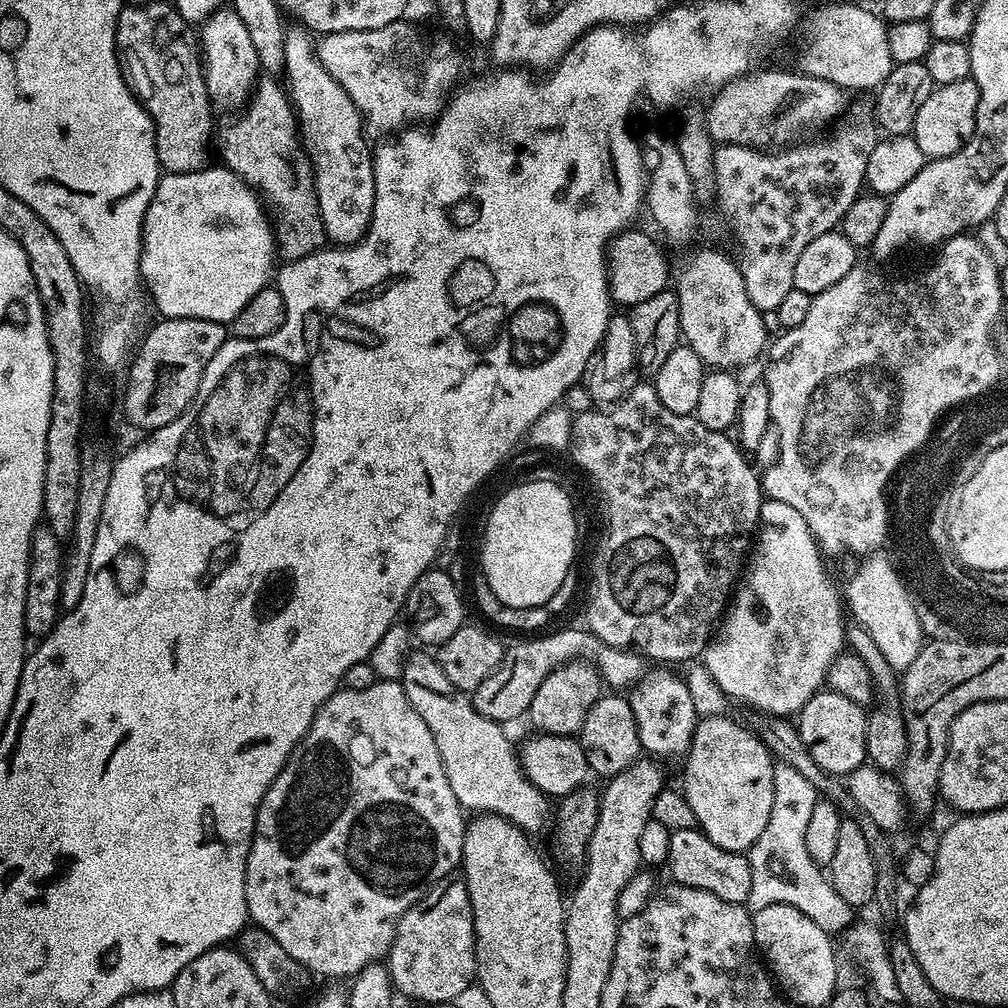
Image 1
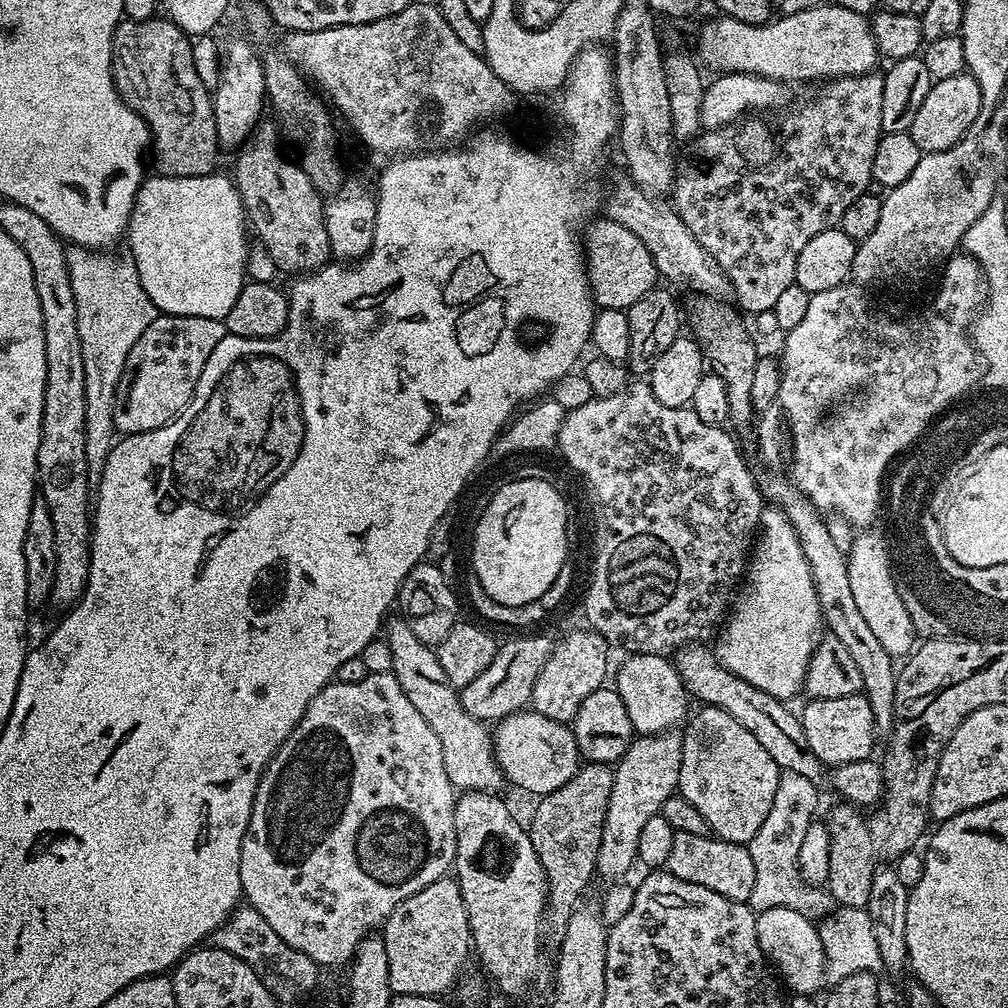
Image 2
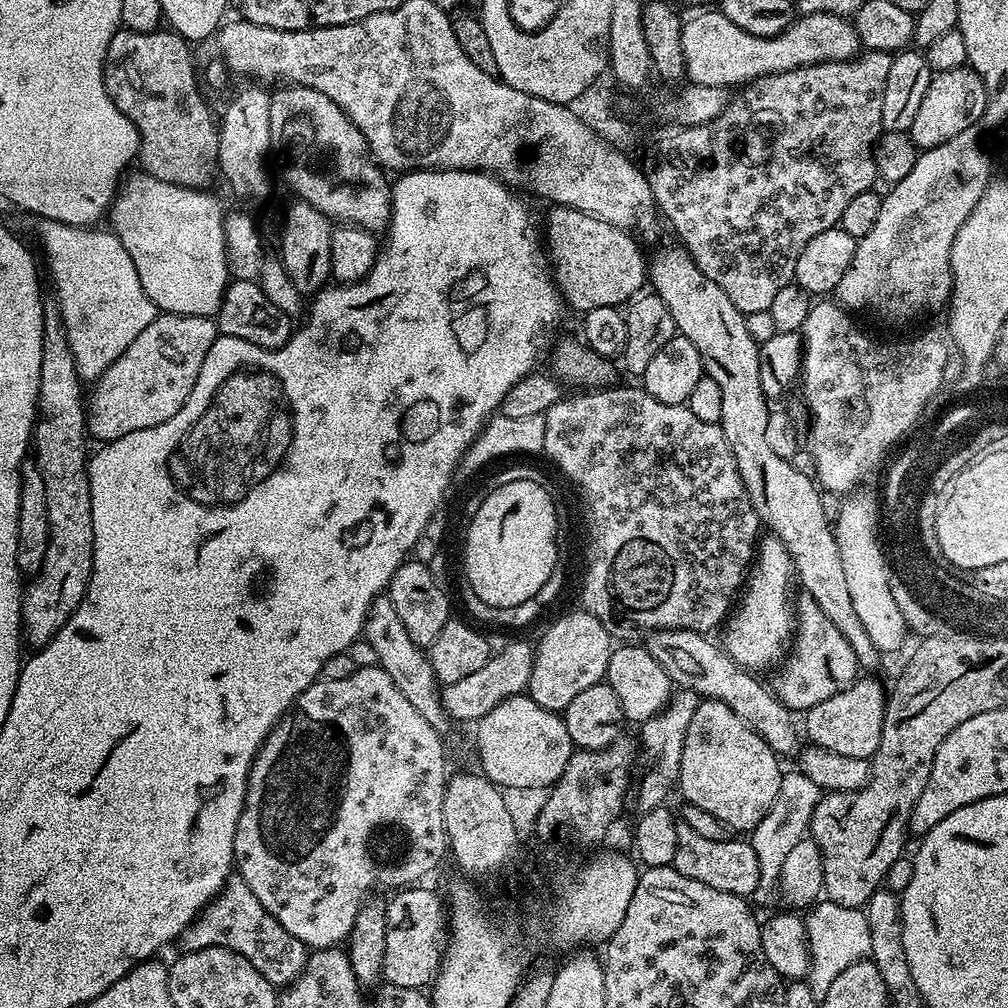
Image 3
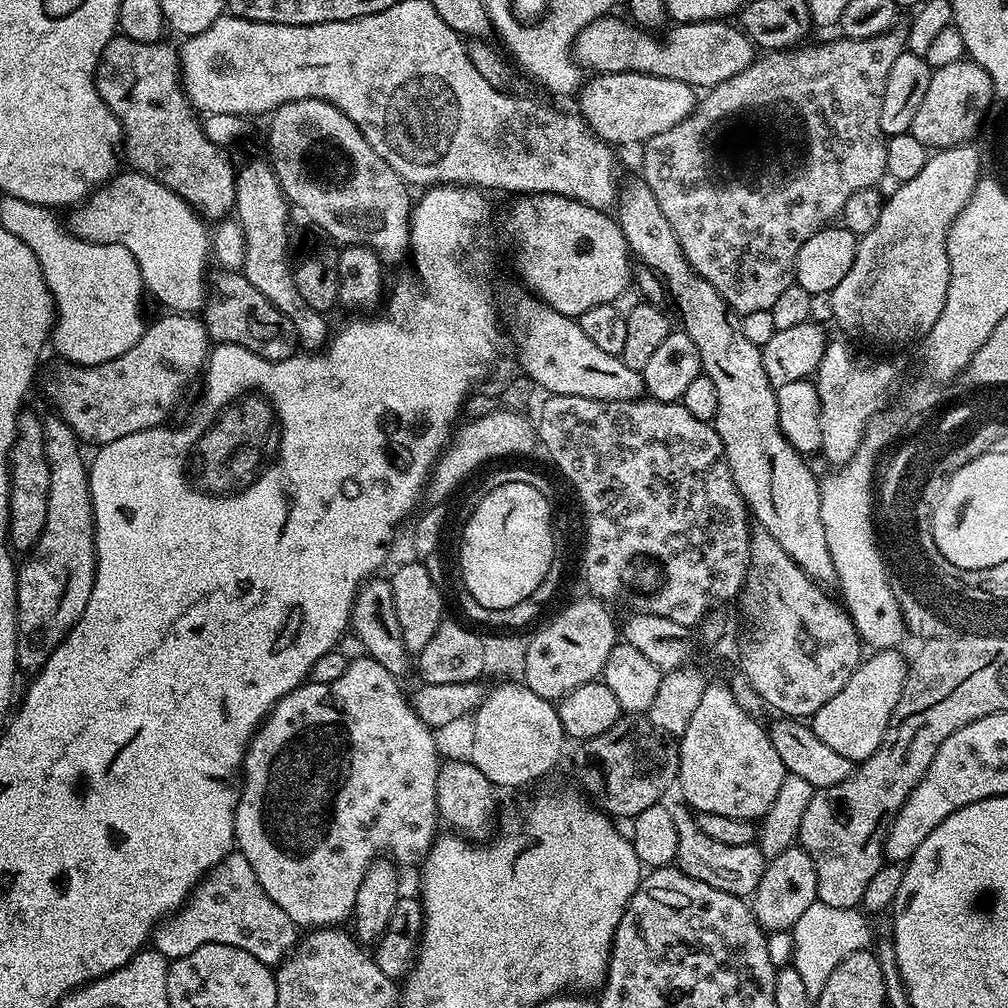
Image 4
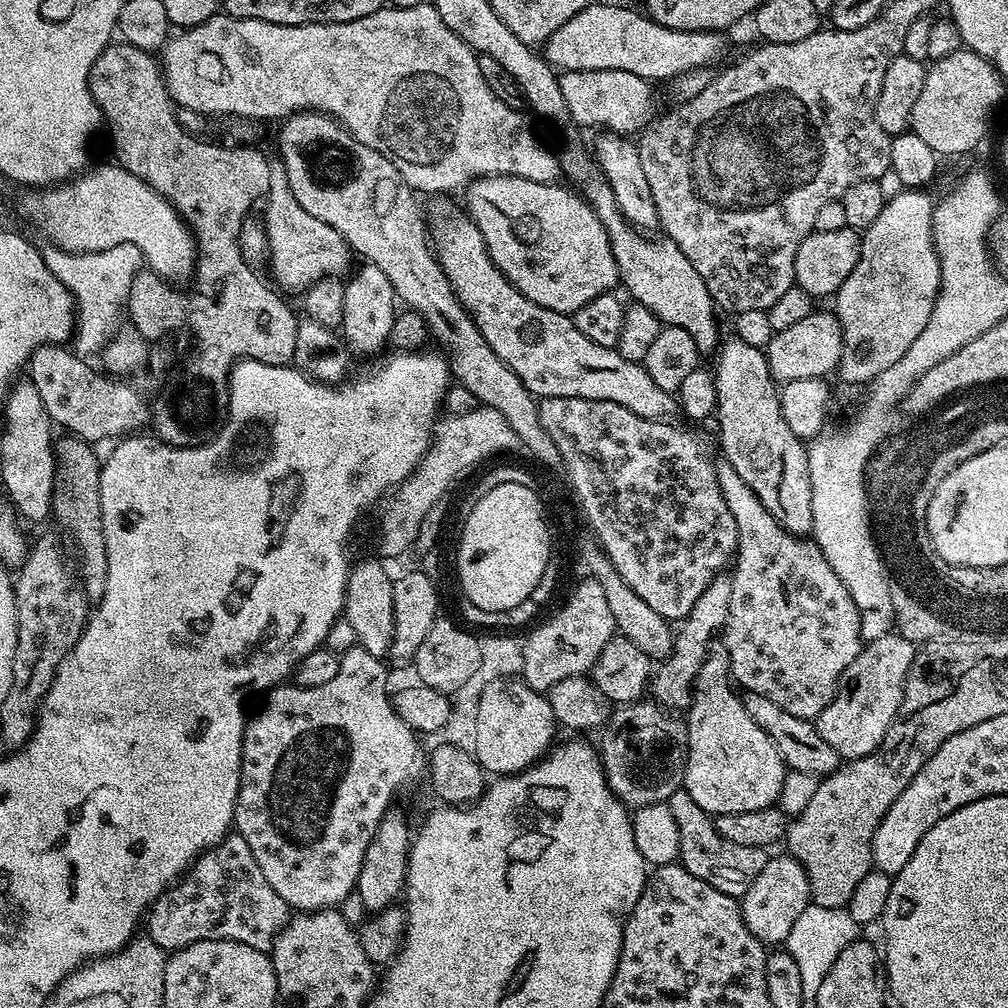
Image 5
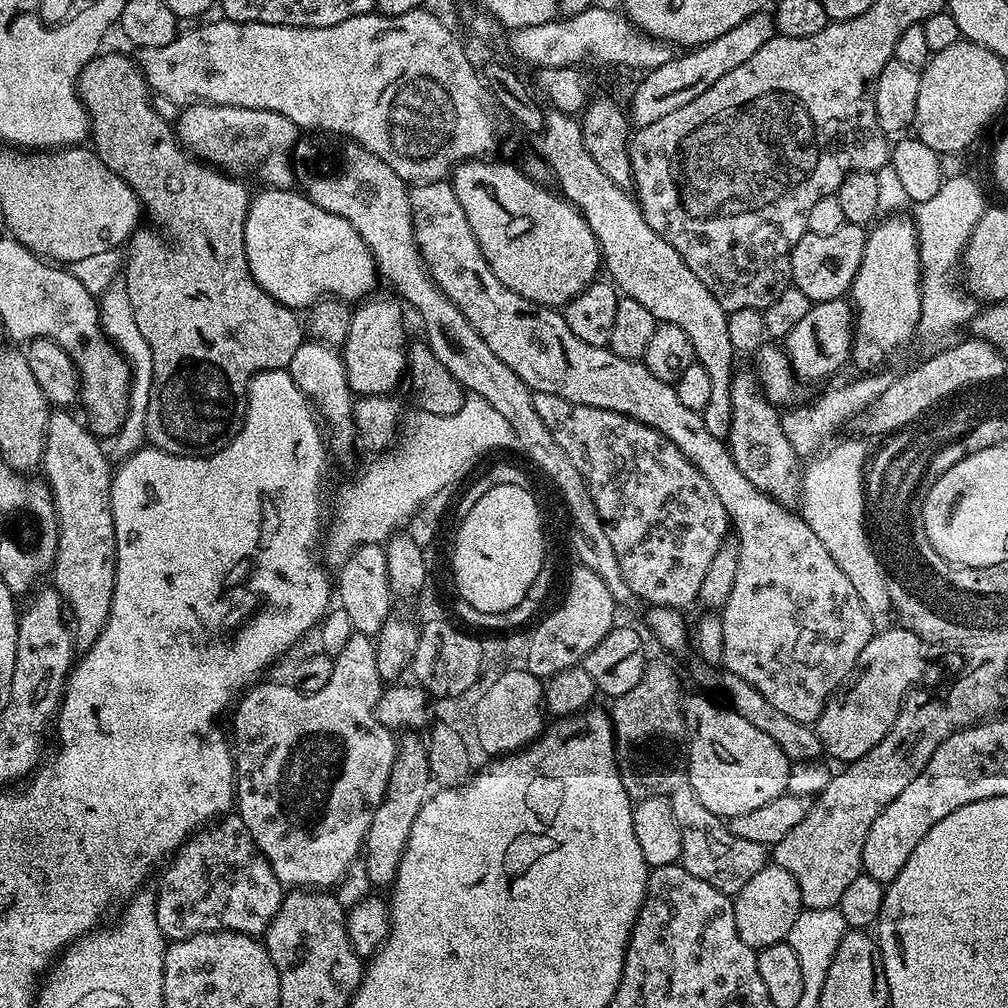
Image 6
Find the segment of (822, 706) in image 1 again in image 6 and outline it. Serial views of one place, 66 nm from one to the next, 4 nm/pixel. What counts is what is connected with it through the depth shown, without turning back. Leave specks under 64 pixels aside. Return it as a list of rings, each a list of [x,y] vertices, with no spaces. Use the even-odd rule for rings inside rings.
[[[899,626],[885,632],[877,631],[869,638],[847,680],[832,693],[820,719],[815,721],[820,747],[825,753],[829,752],[836,760],[844,760],[840,762],[851,762],[862,758],[862,754],[874,750],[874,746],[882,742],[894,718],[898,718],[904,697],[921,679],[923,650],[919,637]]]

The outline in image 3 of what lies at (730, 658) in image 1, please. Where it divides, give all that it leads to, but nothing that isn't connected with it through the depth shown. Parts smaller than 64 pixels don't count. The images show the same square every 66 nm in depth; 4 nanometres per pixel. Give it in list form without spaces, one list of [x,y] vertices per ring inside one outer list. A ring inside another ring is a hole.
[[[761,535],[742,595],[722,628],[722,647],[734,662],[749,670],[772,670],[783,661],[794,635],[792,584],[794,588],[794,569],[786,546],[776,536]]]

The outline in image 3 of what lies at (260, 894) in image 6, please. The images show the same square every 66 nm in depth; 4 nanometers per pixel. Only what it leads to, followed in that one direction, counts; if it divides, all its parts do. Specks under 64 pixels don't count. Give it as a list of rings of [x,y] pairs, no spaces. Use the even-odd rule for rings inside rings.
[[[239,874],[228,877],[228,882],[220,893],[182,933],[178,947],[181,953],[207,948],[234,950],[242,954],[242,958],[246,958],[250,966],[254,966],[254,970],[258,970],[258,974],[262,974],[262,978],[266,978],[266,982],[273,986],[293,984],[304,973],[310,955],[309,949],[305,948],[302,942],[298,942],[298,938],[290,935],[282,926],[282,922],[278,922],[278,918],[274,918],[274,914],[270,914],[270,910],[266,910],[262,902],[258,902],[258,898],[254,898],[254,890],[250,890],[250,886]]]

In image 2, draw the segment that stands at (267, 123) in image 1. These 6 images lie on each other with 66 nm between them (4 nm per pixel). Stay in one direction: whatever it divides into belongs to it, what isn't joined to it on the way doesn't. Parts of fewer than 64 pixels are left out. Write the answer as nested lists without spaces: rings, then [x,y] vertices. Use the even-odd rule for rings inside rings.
[[[264,122],[257,127],[256,131],[239,145],[235,153],[236,165],[230,171],[240,200],[244,203],[244,215],[251,231],[260,239],[262,247],[268,251],[268,256],[284,272],[296,272],[292,274],[307,274],[315,272],[317,268],[324,267],[329,263],[332,251],[330,250],[330,238],[326,238],[326,222],[324,221],[325,197],[316,189],[314,182],[301,170],[295,159],[287,160],[280,153],[276,145],[278,132],[271,123]]]

